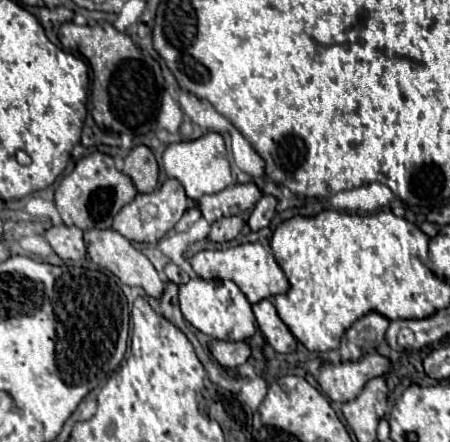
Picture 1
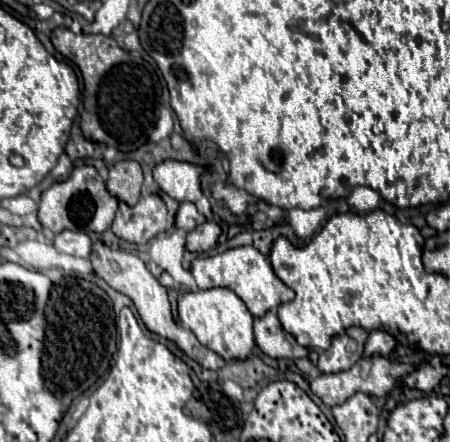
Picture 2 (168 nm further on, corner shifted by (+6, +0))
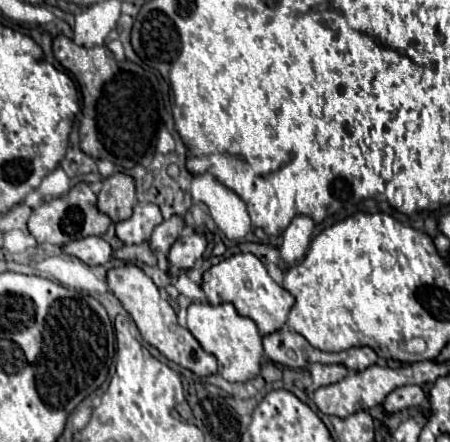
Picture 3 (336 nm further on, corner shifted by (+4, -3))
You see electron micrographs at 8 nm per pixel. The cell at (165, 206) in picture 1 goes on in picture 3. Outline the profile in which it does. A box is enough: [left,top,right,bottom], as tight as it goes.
[116,204,162,244]

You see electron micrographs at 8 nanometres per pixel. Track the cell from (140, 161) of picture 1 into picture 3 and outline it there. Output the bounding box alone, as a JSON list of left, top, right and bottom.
[98,174,136,222]

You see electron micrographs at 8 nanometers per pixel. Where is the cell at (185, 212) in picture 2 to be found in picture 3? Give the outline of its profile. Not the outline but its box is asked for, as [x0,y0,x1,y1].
[150,216,184,250]

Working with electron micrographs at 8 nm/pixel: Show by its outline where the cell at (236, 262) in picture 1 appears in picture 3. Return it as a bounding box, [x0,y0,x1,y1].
[202,254,294,334]

